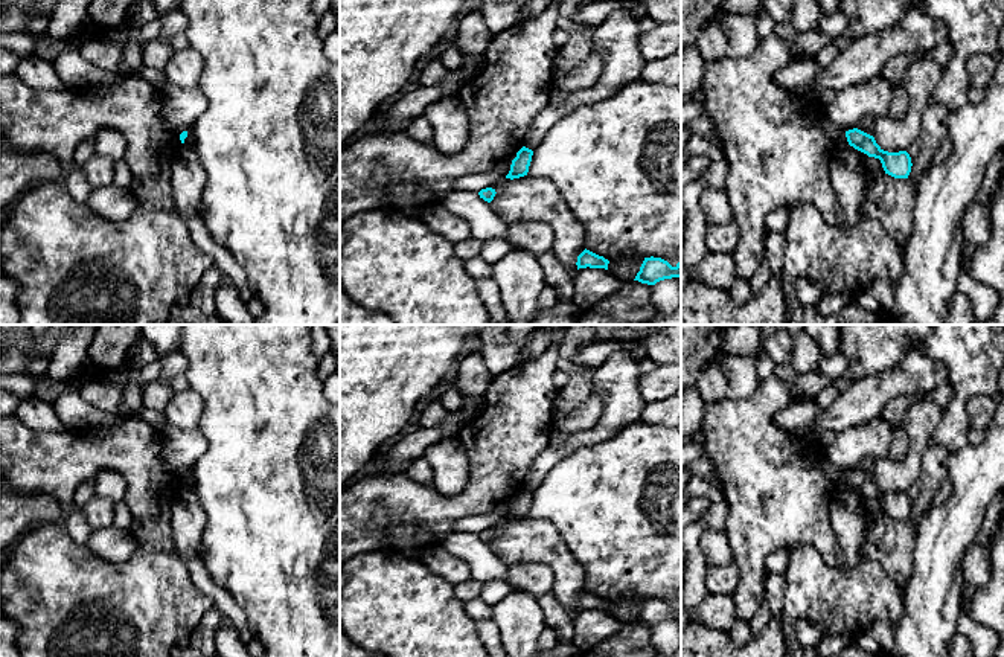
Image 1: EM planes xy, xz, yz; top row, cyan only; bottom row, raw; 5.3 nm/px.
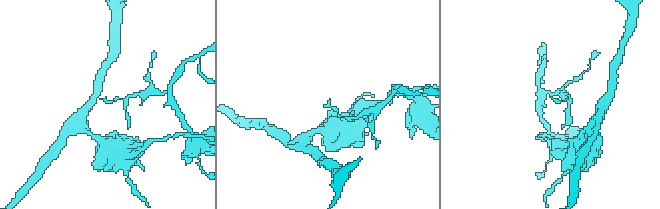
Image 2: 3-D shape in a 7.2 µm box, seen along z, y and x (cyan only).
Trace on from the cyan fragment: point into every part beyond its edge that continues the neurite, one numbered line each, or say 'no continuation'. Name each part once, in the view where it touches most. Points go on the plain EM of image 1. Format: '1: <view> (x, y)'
no continuation

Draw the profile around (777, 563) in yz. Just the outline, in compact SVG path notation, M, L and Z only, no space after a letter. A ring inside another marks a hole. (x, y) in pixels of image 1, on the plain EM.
M780 549L766 559L768 573L783 575L789 566L789 550Z

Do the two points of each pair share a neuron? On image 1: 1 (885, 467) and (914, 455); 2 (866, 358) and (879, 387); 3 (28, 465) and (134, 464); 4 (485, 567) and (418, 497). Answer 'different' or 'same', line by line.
1: same
2: different
3: same
4: different

